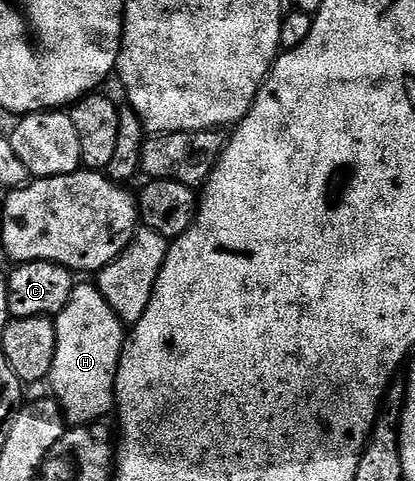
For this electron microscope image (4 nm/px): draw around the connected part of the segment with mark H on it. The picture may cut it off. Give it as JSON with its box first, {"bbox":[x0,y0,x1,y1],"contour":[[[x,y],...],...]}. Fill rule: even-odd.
{"bbox":[49,282,125,426],"contour":[[[83,282],[76,283],[69,302],[53,323],[57,350],[49,377],[50,395],[63,409],[68,425],[86,426],[102,421],[115,408],[115,379],[125,343],[125,325],[98,287]]]}

